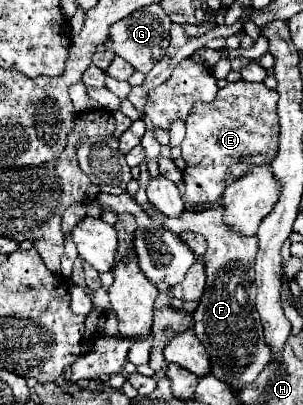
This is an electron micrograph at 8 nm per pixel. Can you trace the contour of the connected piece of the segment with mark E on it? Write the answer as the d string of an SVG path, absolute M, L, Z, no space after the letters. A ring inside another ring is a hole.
M233 81L227 83L211 103L195 103L191 115L185 121L187 135L181 143L183 159L187 163L183 171L183 189L189 205L207 205L217 203L225 191L225 187L239 177L247 175L255 167L271 165L271 159L277 155L279 145L279 117L277 117L277 93L267 89L265 83L249 83L249 81Z

